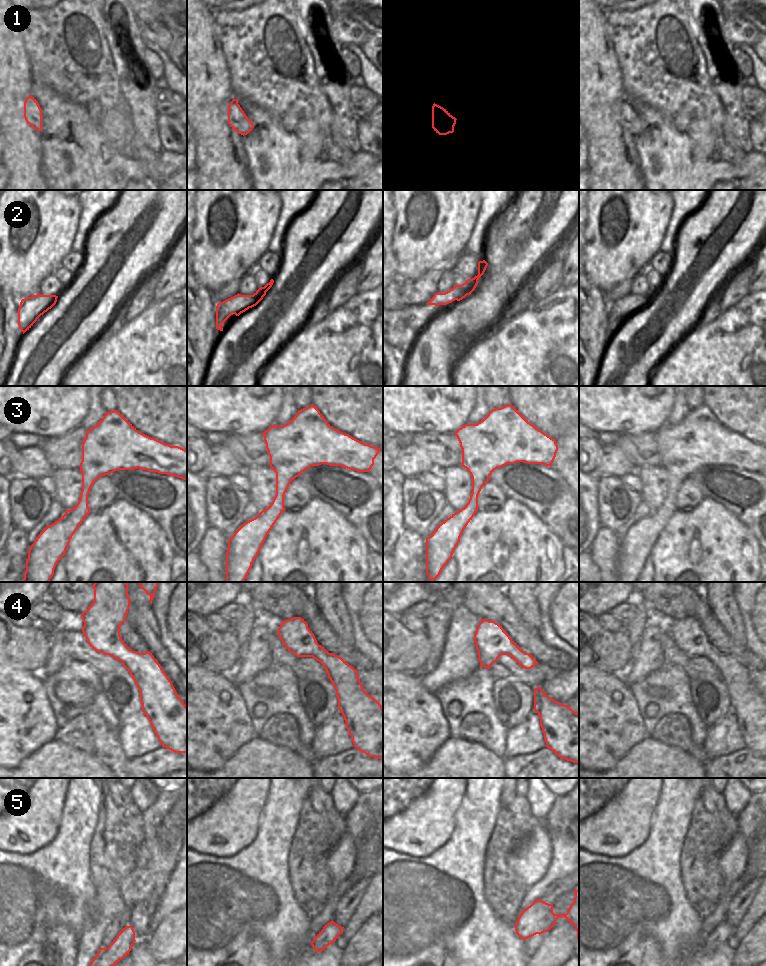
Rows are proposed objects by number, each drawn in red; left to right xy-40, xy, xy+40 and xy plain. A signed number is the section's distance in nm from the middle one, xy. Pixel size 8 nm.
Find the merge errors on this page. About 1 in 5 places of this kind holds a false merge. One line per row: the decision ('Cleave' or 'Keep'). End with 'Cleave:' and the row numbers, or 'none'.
1: Keep
2: Keep
3: Keep
4: Keep
5: Keep
Cleave: none.

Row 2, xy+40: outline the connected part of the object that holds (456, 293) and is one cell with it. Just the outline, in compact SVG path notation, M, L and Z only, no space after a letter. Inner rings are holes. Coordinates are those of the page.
M483 260L478 262L478 275L472 279L467 279L461 285L455 285L452 289L445 293L435 293L427 305L447 305L457 300L460 301L467 295L470 295L476 288L479 278L484 274L488 263Z

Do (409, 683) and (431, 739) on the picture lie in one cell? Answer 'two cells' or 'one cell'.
one cell

